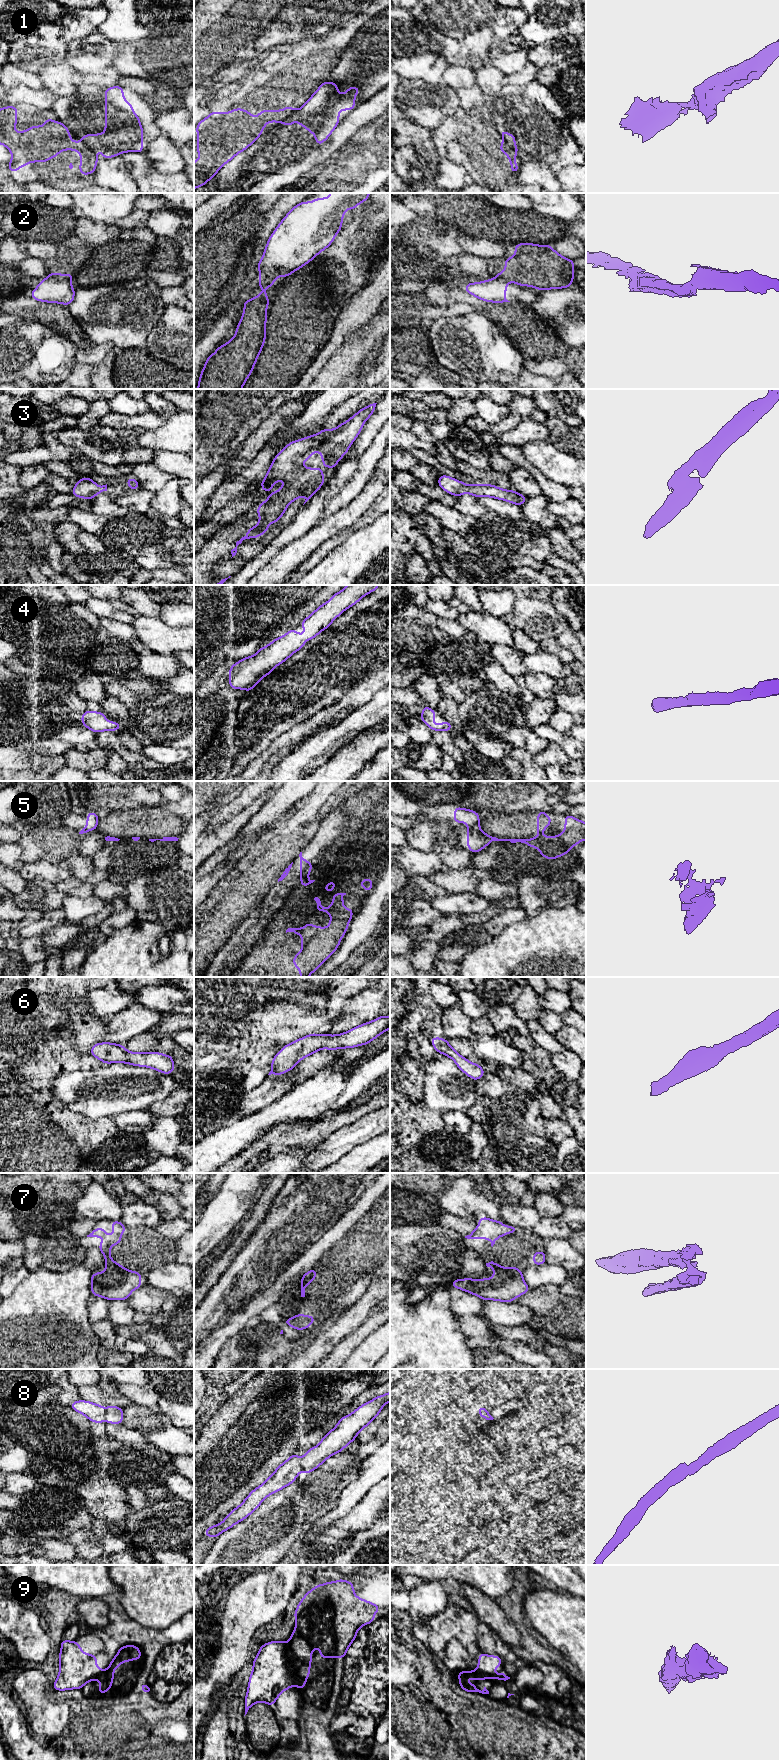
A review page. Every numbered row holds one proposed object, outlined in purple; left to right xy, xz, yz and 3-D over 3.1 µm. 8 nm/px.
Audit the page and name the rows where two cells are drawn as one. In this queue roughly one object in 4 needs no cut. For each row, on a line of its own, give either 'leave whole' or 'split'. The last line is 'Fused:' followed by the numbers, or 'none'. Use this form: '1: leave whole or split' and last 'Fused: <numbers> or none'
1: split
2: split
3: leave whole
4: leave whole
5: split
6: leave whole
7: split
8: leave whole
9: split
Fused: 1, 2, 5, 7, 9

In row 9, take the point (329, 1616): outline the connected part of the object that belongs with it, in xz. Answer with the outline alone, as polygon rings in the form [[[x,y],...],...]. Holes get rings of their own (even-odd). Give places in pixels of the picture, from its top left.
[[[338,1579],[335,1582],[318,1584],[306,1593],[294,1613],[297,1623],[288,1644],[287,1655],[292,1662],[293,1684],[303,1691],[310,1675],[311,1653],[315,1646],[320,1648],[320,1658],[345,1658],[358,1629],[374,1622],[374,1613],[379,1611],[377,1604],[354,1594],[351,1581]]]

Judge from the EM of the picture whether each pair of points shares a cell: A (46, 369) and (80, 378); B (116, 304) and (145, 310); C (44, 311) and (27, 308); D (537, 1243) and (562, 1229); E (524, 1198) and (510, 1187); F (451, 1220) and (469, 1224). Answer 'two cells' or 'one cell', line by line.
A: two cells
B: one cell
C: one cell
D: two cells
E: one cell
F: one cell

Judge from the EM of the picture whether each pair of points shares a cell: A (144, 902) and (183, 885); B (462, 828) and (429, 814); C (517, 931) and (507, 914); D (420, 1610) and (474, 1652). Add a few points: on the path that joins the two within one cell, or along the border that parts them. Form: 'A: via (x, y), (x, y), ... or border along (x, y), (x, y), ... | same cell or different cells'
A: via (154, 892), (173, 891) | same cell
B: via (455, 820), (449, 814), (437, 814) | same cell
C: border along (529, 916), (523, 920), (510, 923), (493, 936) | different cells
D: border along (448, 1604), (432, 1617), (413, 1622) | different cells

